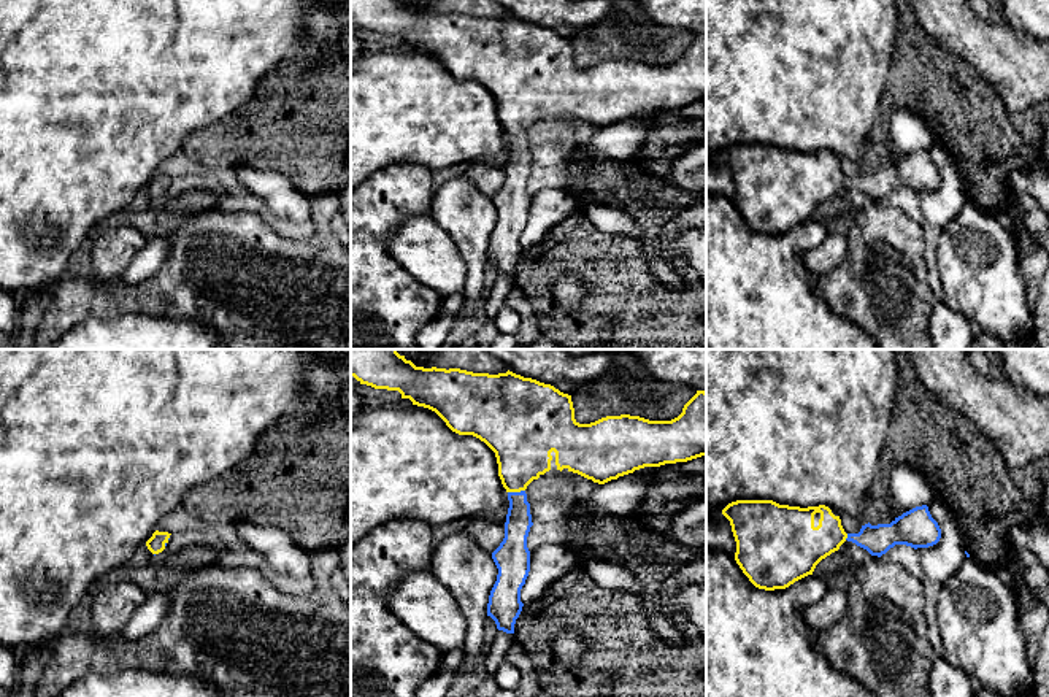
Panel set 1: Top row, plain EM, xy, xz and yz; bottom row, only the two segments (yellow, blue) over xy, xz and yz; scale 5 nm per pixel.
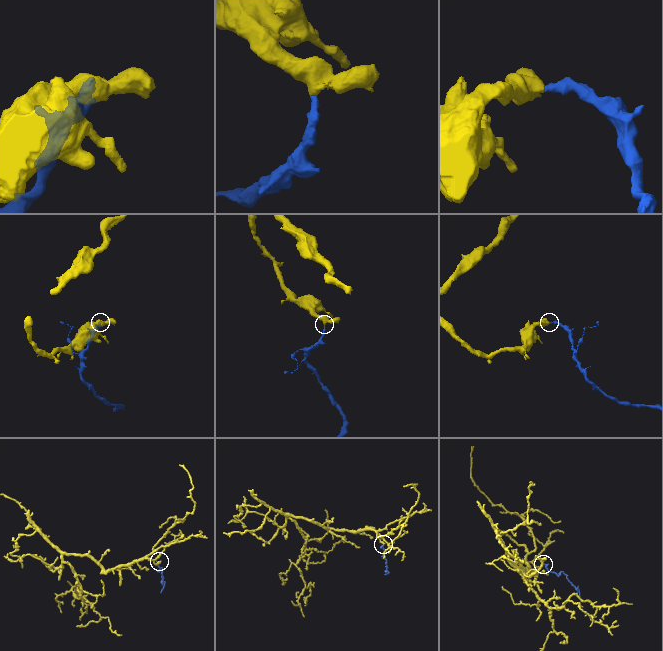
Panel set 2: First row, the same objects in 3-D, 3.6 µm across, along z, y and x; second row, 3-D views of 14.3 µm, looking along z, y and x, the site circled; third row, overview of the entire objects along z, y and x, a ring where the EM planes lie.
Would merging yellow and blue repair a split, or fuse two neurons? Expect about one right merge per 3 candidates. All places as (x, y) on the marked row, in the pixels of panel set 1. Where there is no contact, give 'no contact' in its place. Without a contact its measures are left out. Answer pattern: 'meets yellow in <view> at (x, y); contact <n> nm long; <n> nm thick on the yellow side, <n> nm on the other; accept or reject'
meets yellow in xz at (516, 491); contact 90 nm long; 300 nm thick on the yellow side, 130 nm on the other; accept

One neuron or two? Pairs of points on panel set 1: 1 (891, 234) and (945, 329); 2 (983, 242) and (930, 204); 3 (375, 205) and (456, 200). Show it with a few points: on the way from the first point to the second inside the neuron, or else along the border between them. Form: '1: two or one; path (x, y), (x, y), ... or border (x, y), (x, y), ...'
1: two; border (937, 302), (930, 316), (929, 332)
2: two; border (965, 200), (959, 211), (940, 229)
3: two; border (435, 191), (429, 216)

